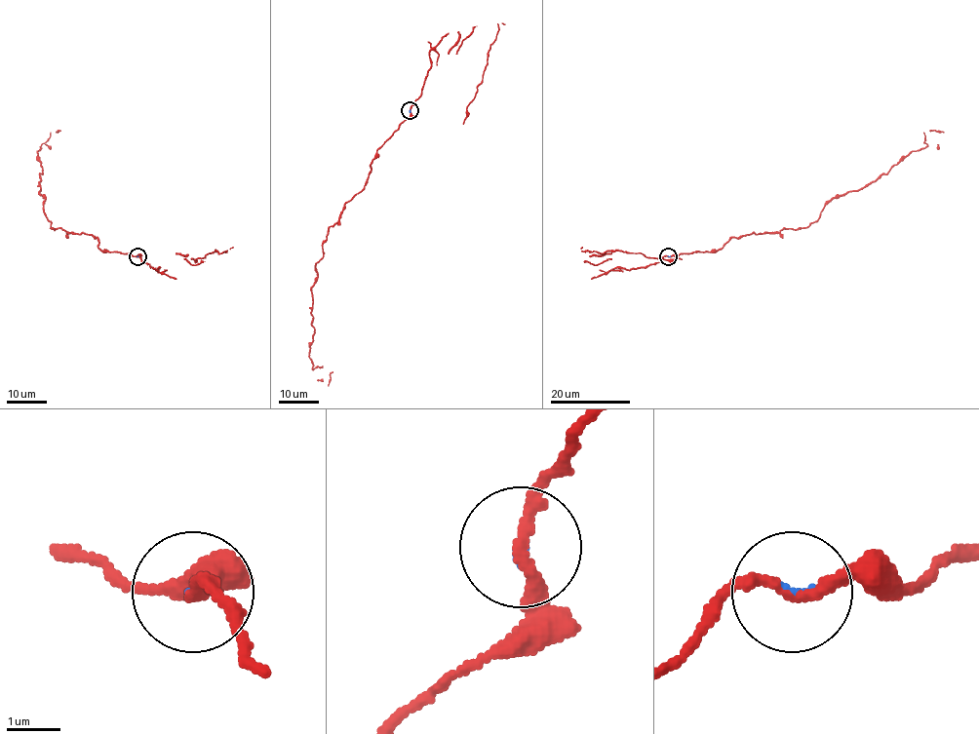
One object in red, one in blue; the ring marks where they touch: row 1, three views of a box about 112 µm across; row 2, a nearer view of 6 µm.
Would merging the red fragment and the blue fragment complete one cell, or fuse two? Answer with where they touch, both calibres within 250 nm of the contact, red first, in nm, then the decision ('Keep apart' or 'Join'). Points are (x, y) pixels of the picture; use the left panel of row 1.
Place: (137, 256). Thickness 200 nm (red) against 100 nm. Keep apart

